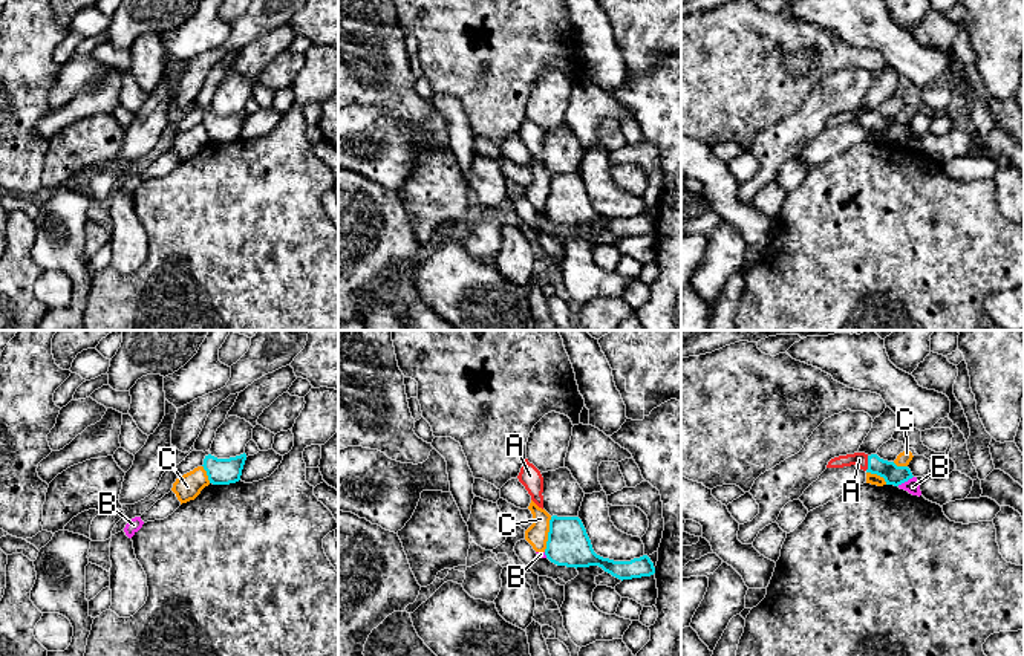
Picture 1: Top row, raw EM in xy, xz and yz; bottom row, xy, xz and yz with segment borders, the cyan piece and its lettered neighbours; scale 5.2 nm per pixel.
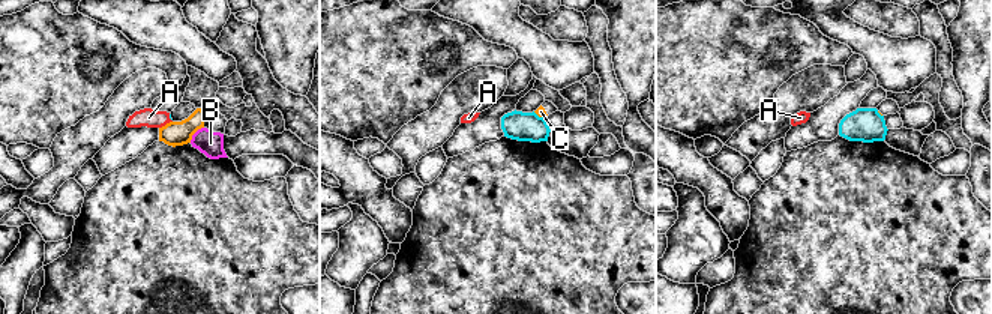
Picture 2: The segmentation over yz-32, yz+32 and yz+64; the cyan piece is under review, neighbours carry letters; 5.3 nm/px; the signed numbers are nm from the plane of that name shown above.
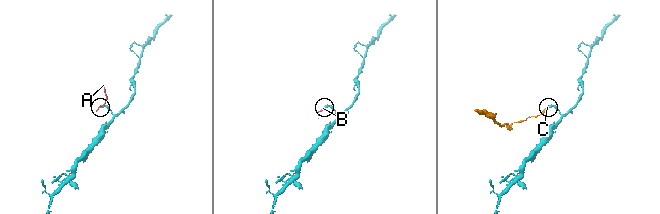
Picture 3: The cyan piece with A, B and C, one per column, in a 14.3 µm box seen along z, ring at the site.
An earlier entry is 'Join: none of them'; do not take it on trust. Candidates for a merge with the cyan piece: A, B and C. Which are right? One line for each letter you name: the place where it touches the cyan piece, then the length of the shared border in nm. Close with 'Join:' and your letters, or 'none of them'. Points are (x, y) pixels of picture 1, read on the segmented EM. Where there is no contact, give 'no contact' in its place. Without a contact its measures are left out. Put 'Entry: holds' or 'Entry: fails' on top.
Entry: fails
A: contact yz (868, 464); length 80 nm
Join: A

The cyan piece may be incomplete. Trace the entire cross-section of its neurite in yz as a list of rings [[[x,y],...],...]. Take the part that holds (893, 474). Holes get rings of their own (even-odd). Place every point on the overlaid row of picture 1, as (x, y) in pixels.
[[[865,453],[834,457],[828,462],[827,468],[843,468],[851,465],[856,465],[866,473],[877,474],[885,479],[886,485],[894,486],[914,477],[908,466],[897,466],[894,462],[883,460],[877,454],[868,456]]]

